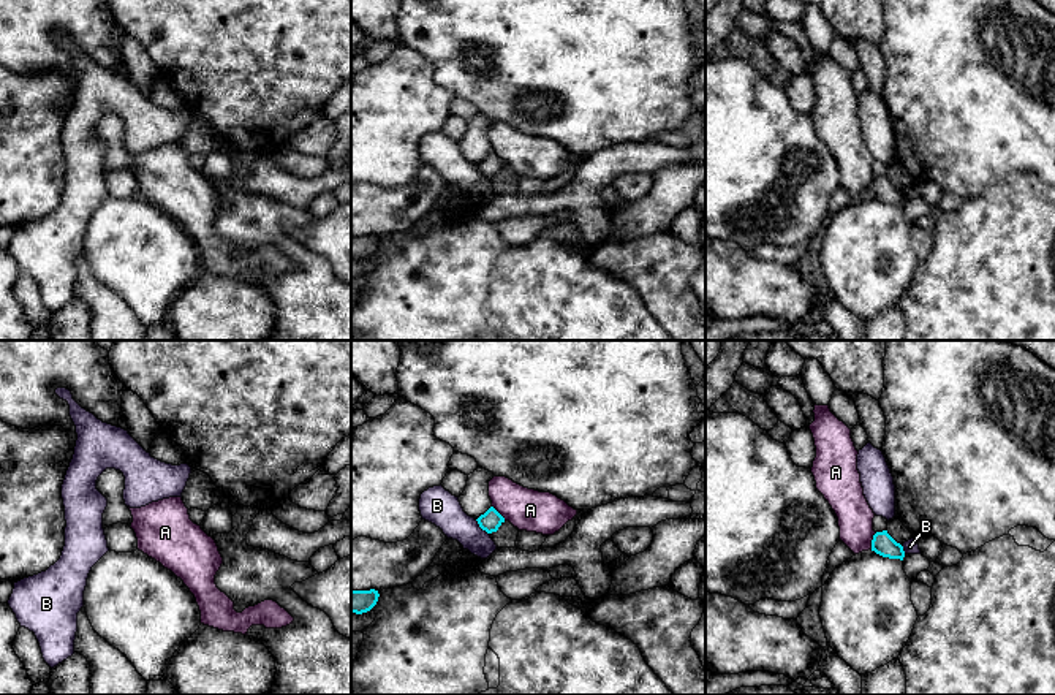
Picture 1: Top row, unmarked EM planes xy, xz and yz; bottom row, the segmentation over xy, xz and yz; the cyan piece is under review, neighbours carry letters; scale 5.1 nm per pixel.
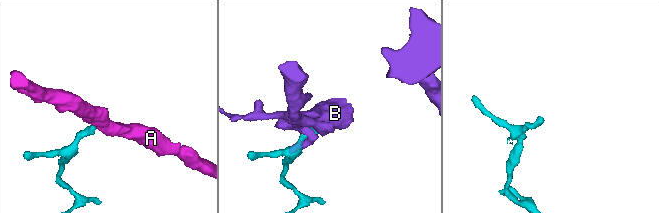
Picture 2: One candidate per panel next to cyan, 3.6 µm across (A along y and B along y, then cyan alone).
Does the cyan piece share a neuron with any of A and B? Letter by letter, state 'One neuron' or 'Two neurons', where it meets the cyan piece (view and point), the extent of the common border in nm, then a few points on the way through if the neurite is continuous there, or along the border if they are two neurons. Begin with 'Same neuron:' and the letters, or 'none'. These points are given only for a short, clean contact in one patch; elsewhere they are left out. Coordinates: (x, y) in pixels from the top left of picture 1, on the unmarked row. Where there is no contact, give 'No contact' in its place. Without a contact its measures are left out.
Same neuron: none
A: Two neurons. Touches cyan at yz (872, 186). Shared border 90 nm. Boundary: yz (877, 178), (870, 193)
B: Two neurons. Touches cyan at xz (481, 173). Shared border 100 nm

